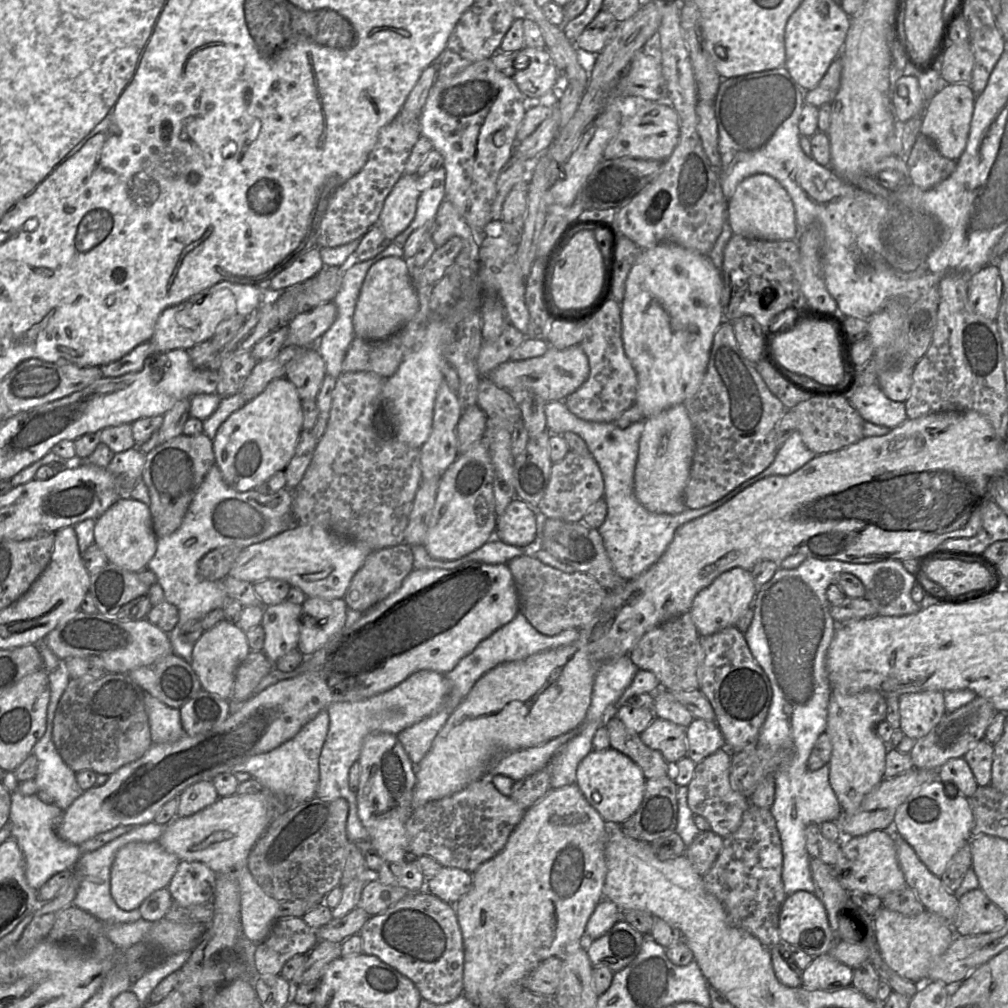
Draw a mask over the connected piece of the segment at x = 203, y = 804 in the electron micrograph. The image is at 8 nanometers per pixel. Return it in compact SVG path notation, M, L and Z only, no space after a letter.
M199 781L180 794L176 817L191 816L214 804L218 799L213 781Z

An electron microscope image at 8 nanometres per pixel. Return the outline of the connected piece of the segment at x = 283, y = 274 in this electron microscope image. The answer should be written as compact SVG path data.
M313 247L299 255L287 267L273 276L268 282L268 289L273 292L282 292L288 287L314 277L324 267L319 249Z

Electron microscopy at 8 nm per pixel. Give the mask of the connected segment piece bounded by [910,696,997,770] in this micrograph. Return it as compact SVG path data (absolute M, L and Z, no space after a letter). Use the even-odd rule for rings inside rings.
M981 696L951 713L946 713L941 721L924 737L918 739L910 752L913 767L938 770L948 760L964 758L976 743L984 739L997 710L993 704Z

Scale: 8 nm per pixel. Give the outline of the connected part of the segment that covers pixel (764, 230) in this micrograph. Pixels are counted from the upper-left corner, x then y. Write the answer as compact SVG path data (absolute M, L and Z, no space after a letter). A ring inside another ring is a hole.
M757 173L741 181L728 201L727 221L732 232L747 238L769 241L797 240L794 203L787 190L772 176Z

